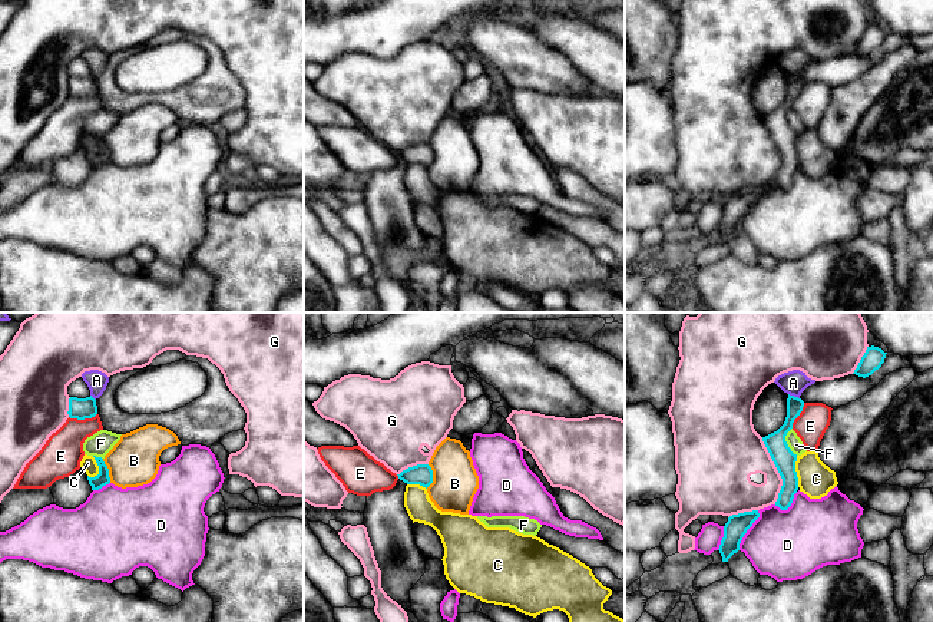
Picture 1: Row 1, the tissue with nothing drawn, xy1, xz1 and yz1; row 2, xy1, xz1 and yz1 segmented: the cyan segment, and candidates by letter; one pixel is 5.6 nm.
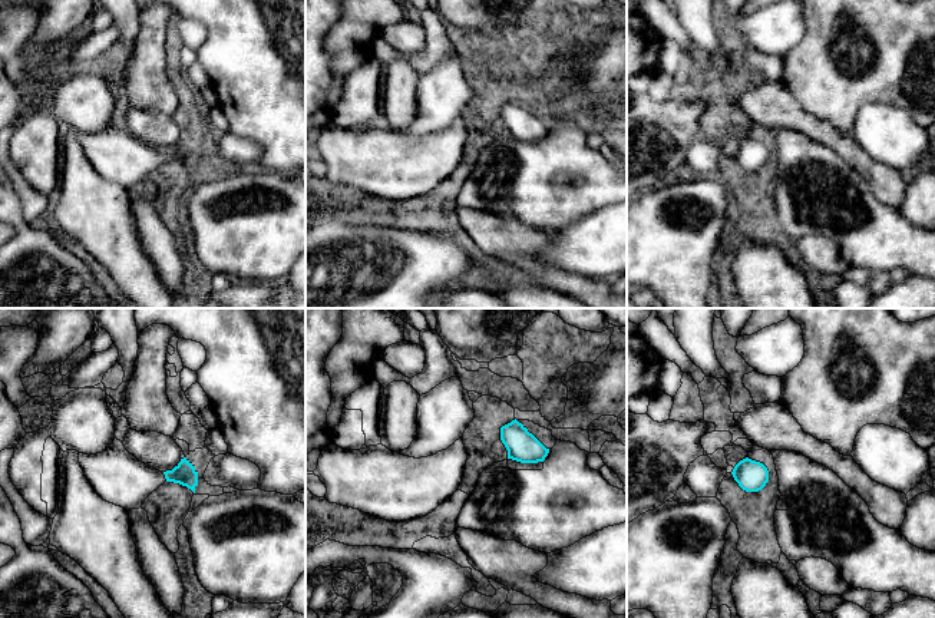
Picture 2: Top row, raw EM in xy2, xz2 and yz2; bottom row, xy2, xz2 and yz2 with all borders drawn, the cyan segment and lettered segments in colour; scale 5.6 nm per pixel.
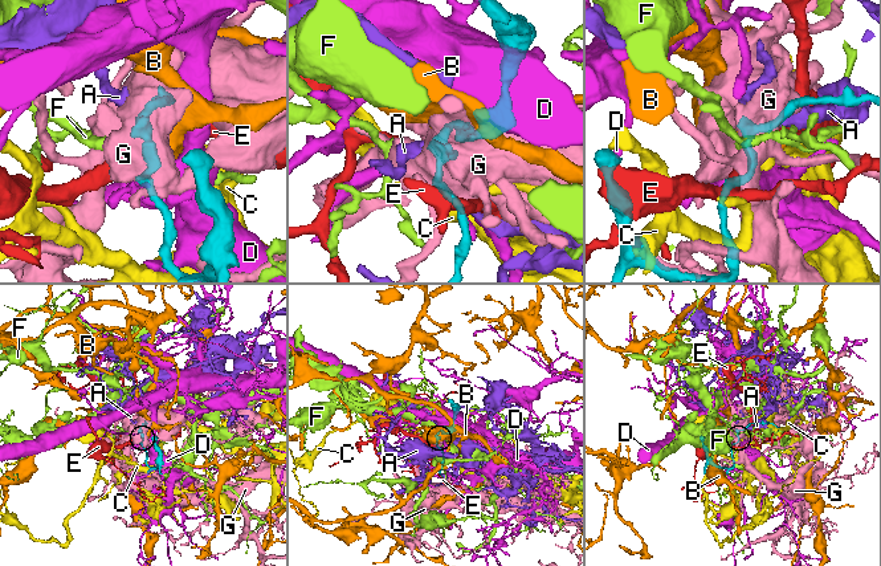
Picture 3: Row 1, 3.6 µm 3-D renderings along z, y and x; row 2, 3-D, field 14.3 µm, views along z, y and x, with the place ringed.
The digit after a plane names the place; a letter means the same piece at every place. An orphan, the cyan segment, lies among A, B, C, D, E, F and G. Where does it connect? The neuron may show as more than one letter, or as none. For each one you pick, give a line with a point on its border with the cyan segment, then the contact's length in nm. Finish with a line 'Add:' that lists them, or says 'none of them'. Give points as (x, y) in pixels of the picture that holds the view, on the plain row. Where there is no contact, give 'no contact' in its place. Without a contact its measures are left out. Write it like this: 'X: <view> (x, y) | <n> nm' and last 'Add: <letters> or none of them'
Add: none of them

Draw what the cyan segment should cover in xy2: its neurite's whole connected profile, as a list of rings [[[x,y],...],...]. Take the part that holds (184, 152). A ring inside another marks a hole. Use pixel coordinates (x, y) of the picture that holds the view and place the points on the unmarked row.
[[[116,116],[102,132],[79,132],[79,142],[96,172],[128,191],[142,186],[145,178],[165,161],[179,162],[194,172],[198,165],[198,151],[186,136],[162,152],[139,141]]]

